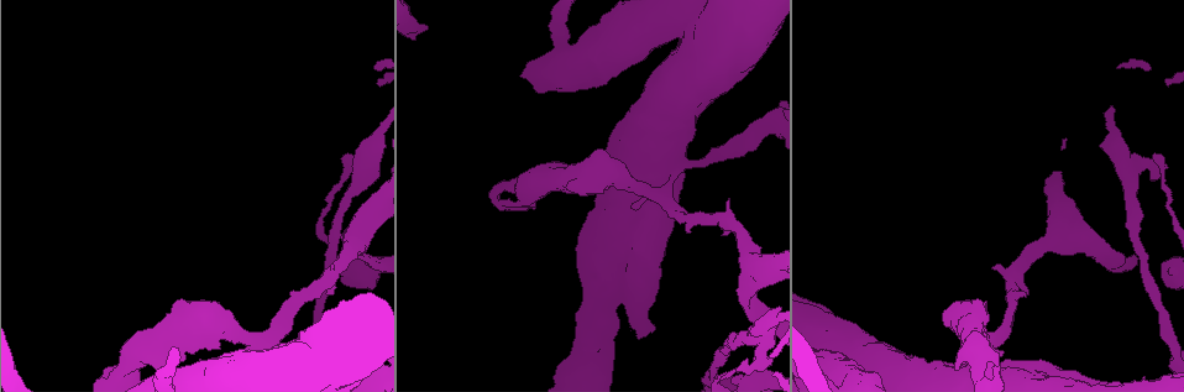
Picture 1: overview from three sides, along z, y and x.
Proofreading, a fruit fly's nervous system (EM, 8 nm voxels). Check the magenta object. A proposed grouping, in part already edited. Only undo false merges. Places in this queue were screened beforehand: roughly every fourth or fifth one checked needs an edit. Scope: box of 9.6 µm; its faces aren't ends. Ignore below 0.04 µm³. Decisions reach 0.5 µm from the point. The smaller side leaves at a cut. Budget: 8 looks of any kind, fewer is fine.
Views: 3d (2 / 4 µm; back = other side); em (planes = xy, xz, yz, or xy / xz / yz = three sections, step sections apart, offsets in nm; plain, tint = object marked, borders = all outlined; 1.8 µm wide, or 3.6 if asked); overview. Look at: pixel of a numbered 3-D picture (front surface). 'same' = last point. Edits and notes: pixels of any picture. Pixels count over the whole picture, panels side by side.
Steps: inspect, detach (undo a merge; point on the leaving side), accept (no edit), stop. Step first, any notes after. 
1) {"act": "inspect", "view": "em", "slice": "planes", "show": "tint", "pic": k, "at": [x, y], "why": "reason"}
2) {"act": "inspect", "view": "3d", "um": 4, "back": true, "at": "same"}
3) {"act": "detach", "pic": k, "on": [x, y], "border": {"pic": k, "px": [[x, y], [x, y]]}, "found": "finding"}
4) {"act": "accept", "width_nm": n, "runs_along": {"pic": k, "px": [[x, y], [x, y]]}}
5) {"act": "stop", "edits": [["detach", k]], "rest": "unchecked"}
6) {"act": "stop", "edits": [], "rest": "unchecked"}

{"act": "inspect", "view": "em", "slice": "xz", "step": 16, "show": "tint", "pic": 1, "at": [751, 370]}

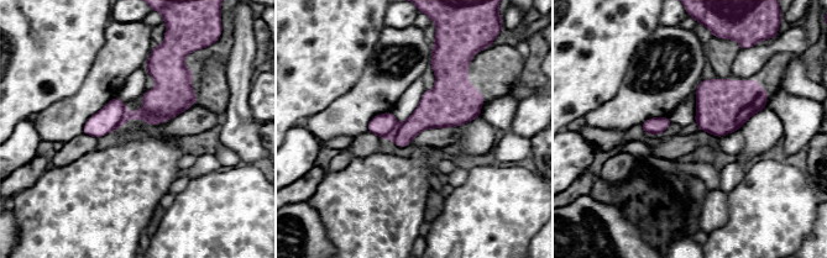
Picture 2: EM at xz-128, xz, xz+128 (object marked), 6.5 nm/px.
{"act": "inspect", "view": "em", "slice": "planes", "show": "tint", "at": "same"}

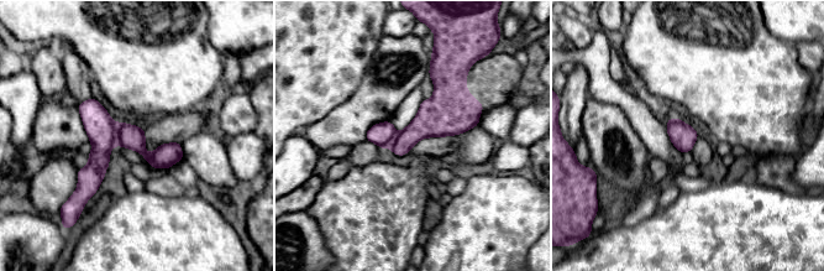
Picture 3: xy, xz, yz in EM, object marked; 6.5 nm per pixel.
{"act": "detach", "pic": 3, "on": [131, 136], "part_leaving": {"pic": 3, "px": [[121, 125], [147, 156], [179, 155]]}, "found": "two neurons meet here"}

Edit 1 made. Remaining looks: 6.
{"act": "inspect", "view": "overview", "why": "see it whole again"}

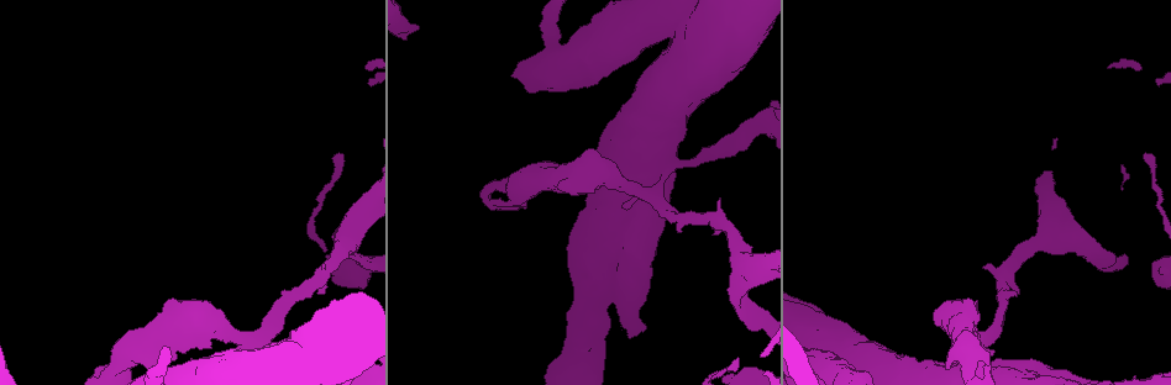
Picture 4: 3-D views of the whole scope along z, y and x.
{"act": "inspect", "view": "em", "um": 3.6, "slice": "xy", "step": 8, "show": "tint", "pic": 4, "at": [661, 171], "why": "thin neck"}

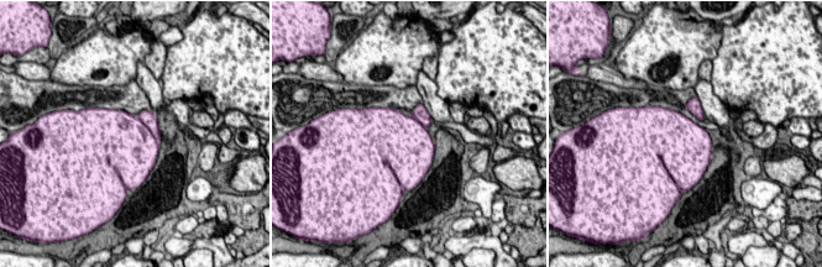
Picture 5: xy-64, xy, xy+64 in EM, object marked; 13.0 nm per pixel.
{"act": "inspect", "view": "em", "um": 3.6, "slice": "planes", "show": "tint", "at": "same", "why": "another direction"}

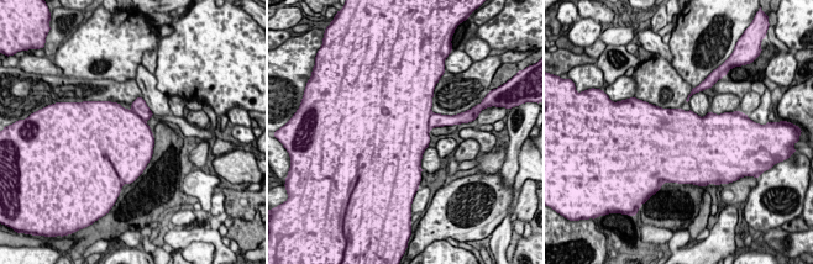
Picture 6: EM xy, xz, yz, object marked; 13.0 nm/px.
{"act": "accept", "found": "one neuron here"}

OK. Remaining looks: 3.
{"act": "inspect", "view": "3d", "um": 4, "pic": 4, "at": [512, 182], "why": "thick turns thin"}

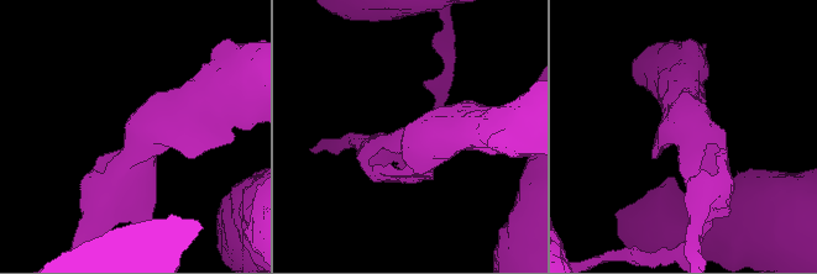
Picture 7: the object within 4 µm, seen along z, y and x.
{"act": "inspect", "view": "em", "um": 3.6, "slice": "xz", "step": 8, "show": "tint", "pic": 7, "at": [689, 147]}

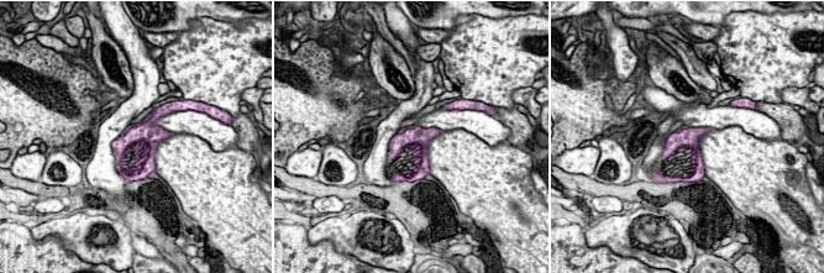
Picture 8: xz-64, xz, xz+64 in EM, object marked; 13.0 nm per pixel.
{"act": "inspect", "view": "em", "um": 3.6, "slice": "planes", "show": "tint", "at": "same", "why": "cut it another way"}

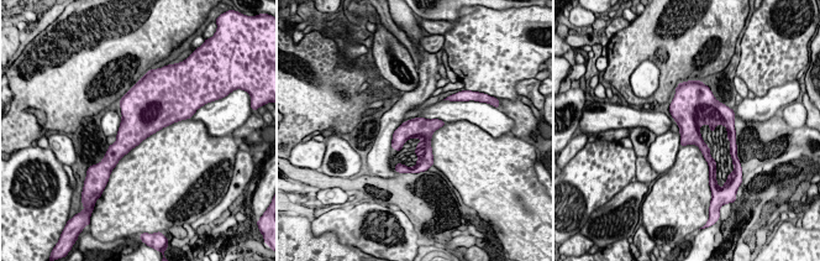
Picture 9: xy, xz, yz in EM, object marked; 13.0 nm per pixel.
{"act": "accept", "found": "all the same neuron"}

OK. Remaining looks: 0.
{"act": "stop", "edits": [["detach", 3]], "rest": "unchecked"}

